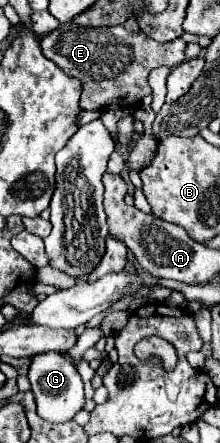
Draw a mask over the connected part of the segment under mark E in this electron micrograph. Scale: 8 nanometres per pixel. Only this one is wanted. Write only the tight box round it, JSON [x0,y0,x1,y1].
[41,19,187,109]

